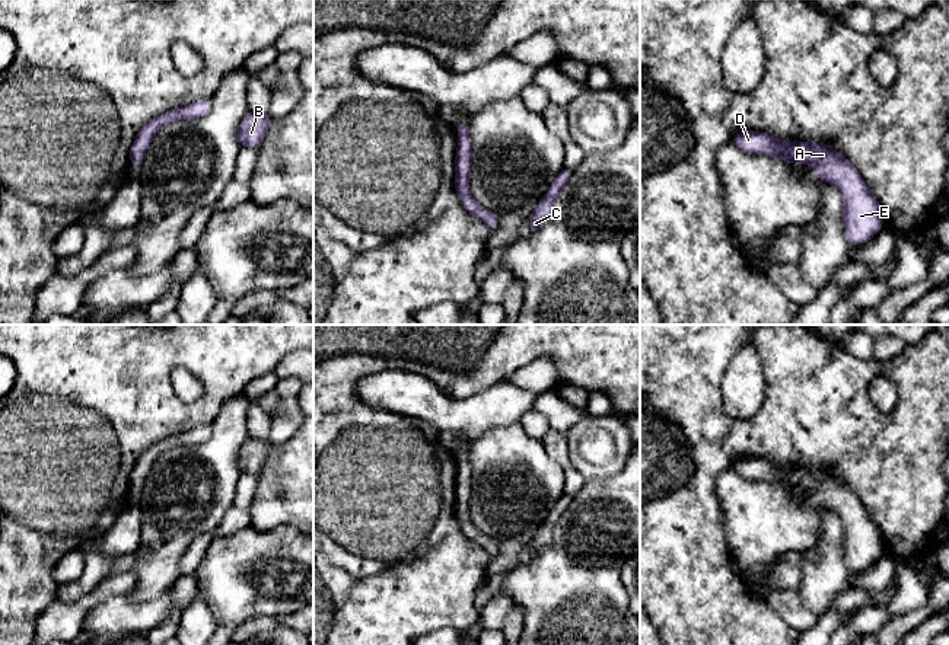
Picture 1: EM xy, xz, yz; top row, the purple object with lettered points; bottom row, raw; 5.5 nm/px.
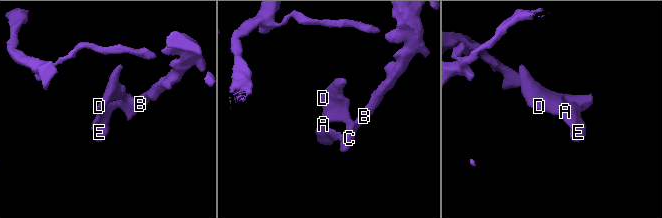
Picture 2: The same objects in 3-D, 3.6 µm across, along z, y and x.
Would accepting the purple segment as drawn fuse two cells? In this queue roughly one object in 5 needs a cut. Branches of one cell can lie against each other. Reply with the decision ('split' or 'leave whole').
leave whole

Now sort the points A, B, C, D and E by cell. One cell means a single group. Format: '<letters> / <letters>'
A B C D E

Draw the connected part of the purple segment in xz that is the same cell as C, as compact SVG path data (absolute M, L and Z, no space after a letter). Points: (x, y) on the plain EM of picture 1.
M563 494L563 496L555 502L547 520L538 527L532 542L531 542L531 559L536 558L554 539L554 529L560 517L567 511L573 501L571 494Z

